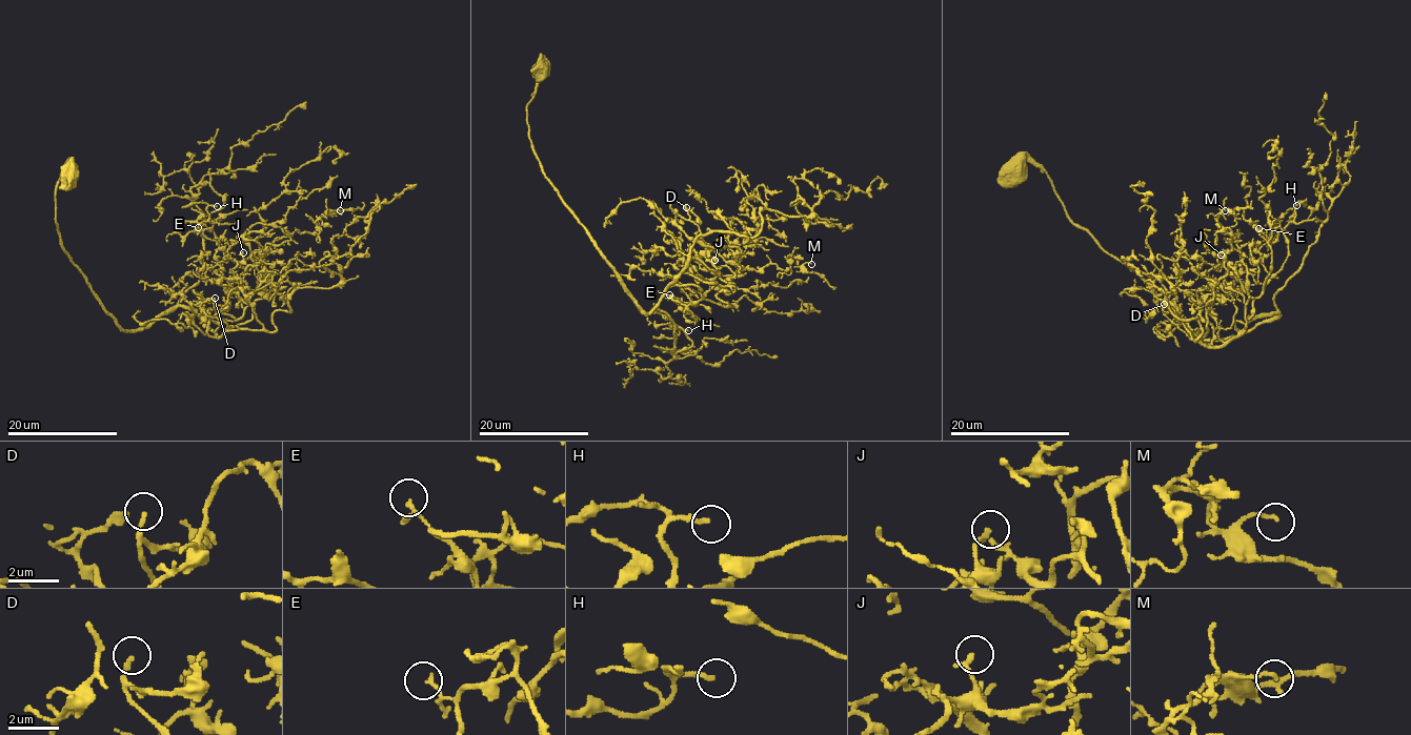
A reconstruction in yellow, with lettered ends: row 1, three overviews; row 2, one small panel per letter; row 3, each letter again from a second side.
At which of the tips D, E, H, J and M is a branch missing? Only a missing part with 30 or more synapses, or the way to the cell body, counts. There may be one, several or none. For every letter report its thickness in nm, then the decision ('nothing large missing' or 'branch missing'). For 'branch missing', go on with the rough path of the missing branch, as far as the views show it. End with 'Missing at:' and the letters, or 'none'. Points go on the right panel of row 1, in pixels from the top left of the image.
D: 150 nm | nothing large missing
E: 100 nm | nothing large missing
H: 180 nm | branch missing | (1296, 205), (1302, 187), (1298, 185), (1289, 200), (1281, 183), (1288, 183), (1295, 189), (1321, 190)
J: 200 nm | nothing large missing
M: 140 nm | nothing large missing
Missing at: H

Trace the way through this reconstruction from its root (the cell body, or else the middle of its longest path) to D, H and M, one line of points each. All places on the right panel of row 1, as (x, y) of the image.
D: (1015, 169), (1033, 161), (1066, 215), (1205, 340), (1237, 337), (1278, 314), (1207, 347), (1164, 304)
H: (1015, 169), (1033, 161), (1066, 215), (1205, 340), (1278, 311), (1274, 297), (1322, 225), (1296, 223), (1296, 205)
M: (1015, 169), (1033, 161), (1066, 215), (1205, 340), (1278, 314), (1207, 347), (1225, 210)

